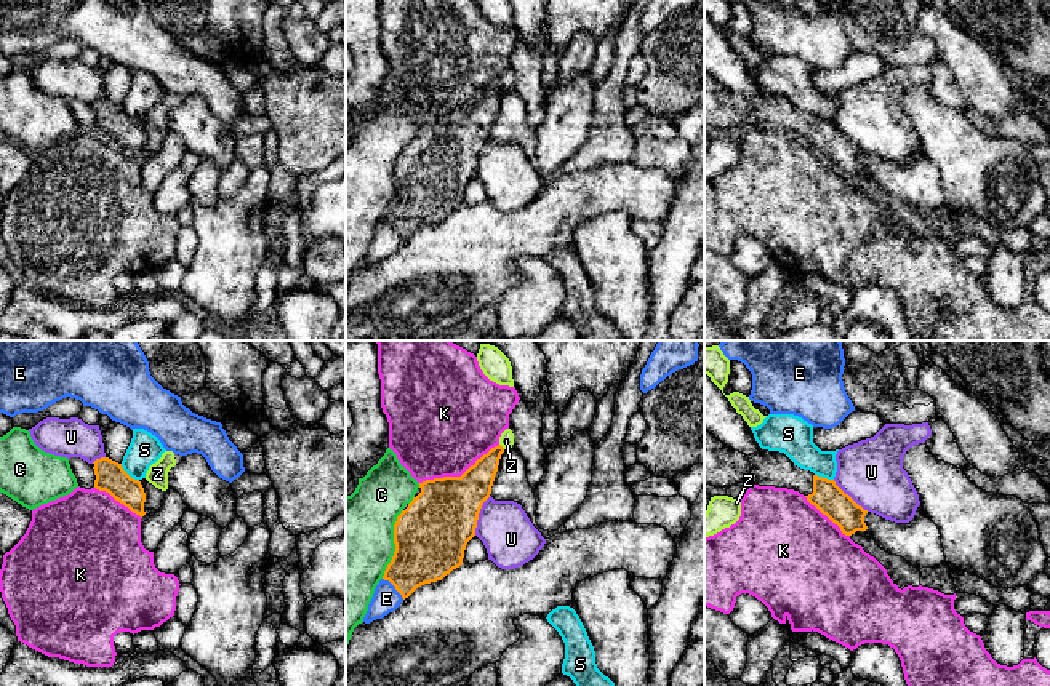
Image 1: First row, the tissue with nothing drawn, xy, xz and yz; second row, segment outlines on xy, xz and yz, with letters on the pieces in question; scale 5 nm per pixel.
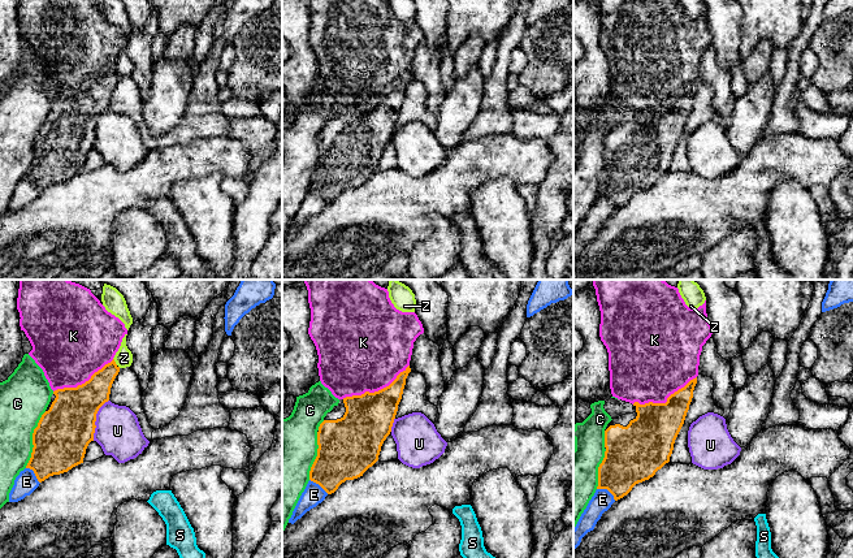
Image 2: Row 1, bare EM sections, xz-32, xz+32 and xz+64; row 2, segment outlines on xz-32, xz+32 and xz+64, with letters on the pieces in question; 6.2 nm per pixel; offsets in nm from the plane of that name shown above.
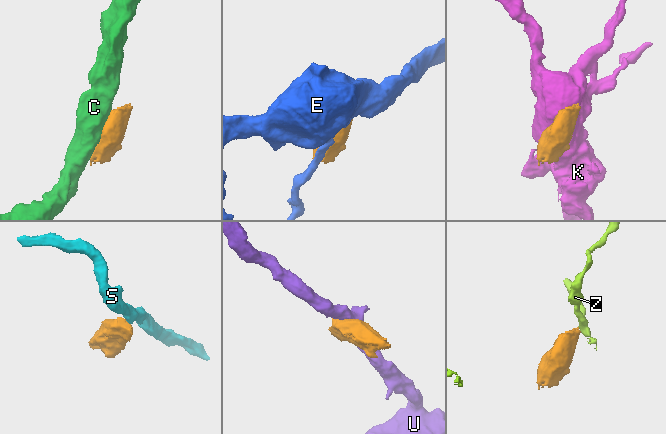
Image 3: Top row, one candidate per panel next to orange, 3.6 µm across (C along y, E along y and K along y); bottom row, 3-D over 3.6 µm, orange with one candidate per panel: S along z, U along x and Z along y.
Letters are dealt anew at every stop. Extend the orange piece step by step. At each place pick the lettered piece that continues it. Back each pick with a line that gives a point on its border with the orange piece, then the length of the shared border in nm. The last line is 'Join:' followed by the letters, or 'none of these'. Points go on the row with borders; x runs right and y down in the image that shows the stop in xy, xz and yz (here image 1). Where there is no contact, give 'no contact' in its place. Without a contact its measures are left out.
Join: none of these

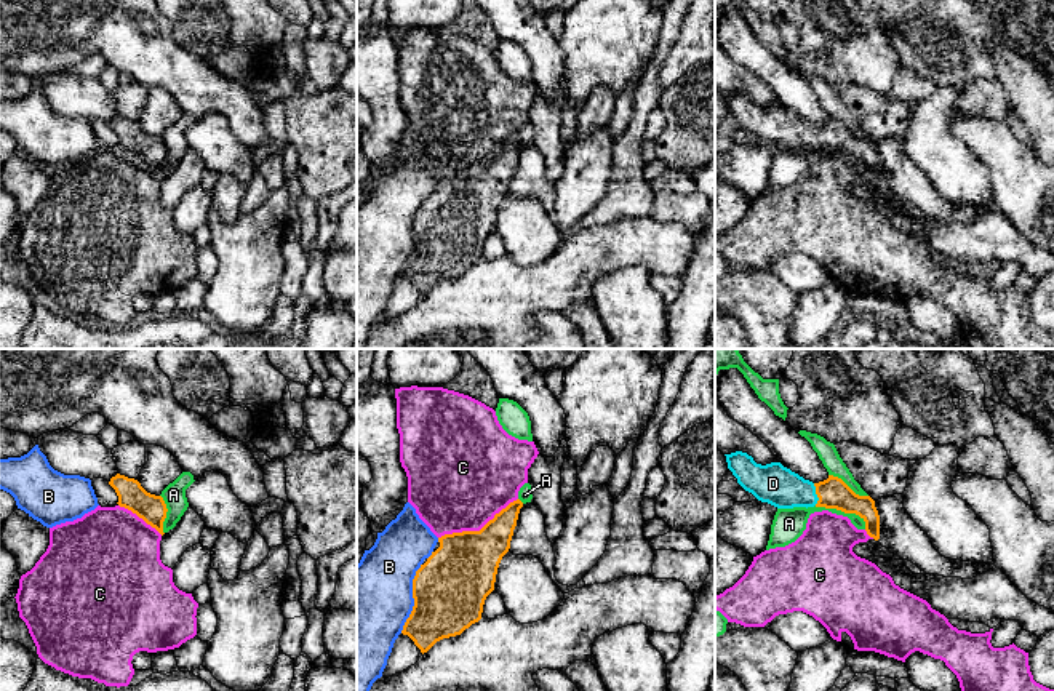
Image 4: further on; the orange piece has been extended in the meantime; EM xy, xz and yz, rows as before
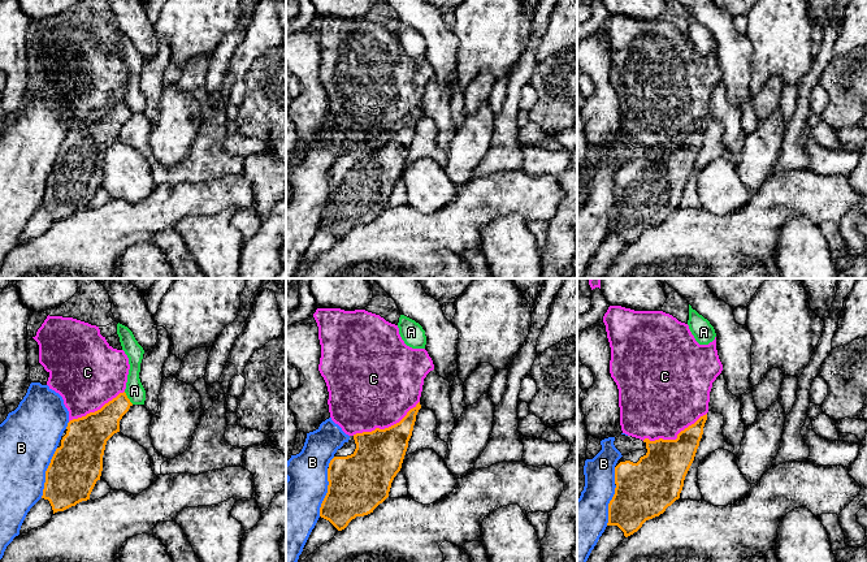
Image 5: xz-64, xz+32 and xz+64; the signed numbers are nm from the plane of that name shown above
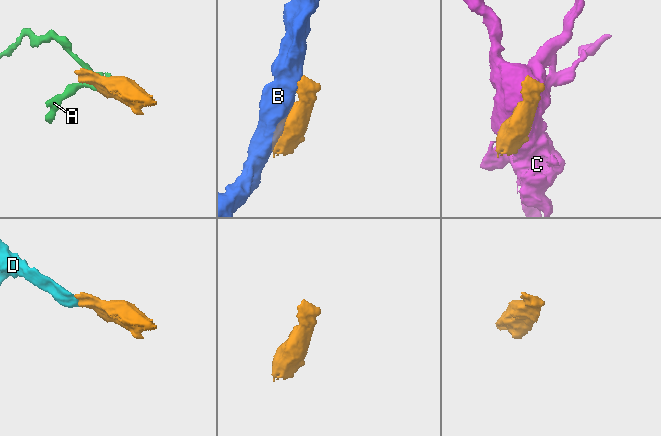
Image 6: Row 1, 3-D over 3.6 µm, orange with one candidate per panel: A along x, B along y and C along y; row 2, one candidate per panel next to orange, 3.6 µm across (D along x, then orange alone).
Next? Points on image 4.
D: contact yz (816, 493); length 110 nm
Join: D

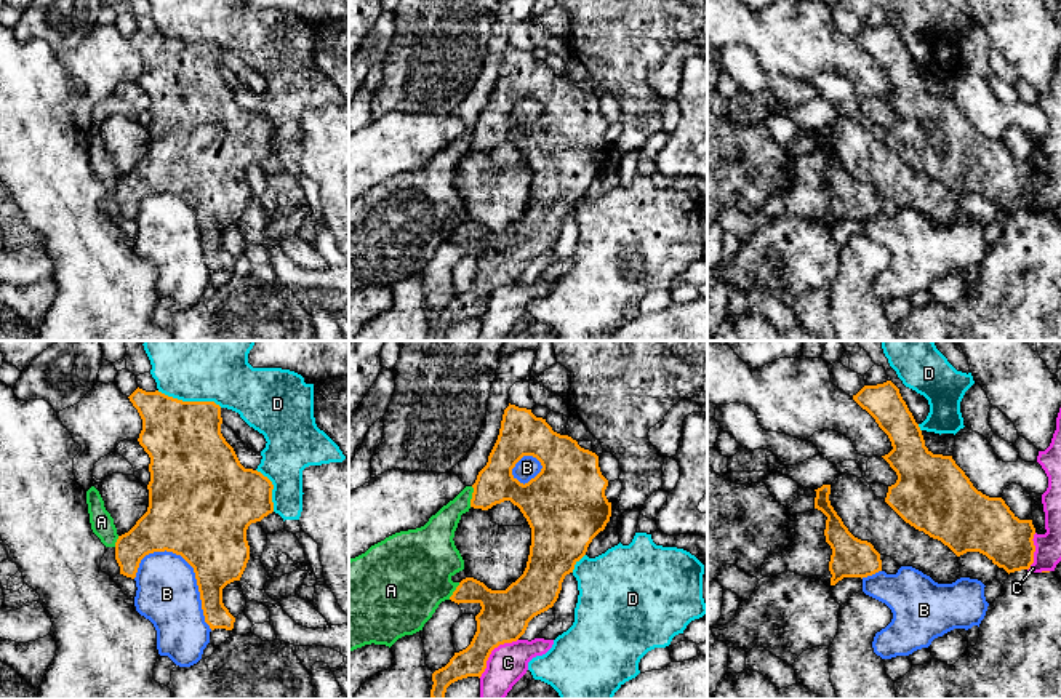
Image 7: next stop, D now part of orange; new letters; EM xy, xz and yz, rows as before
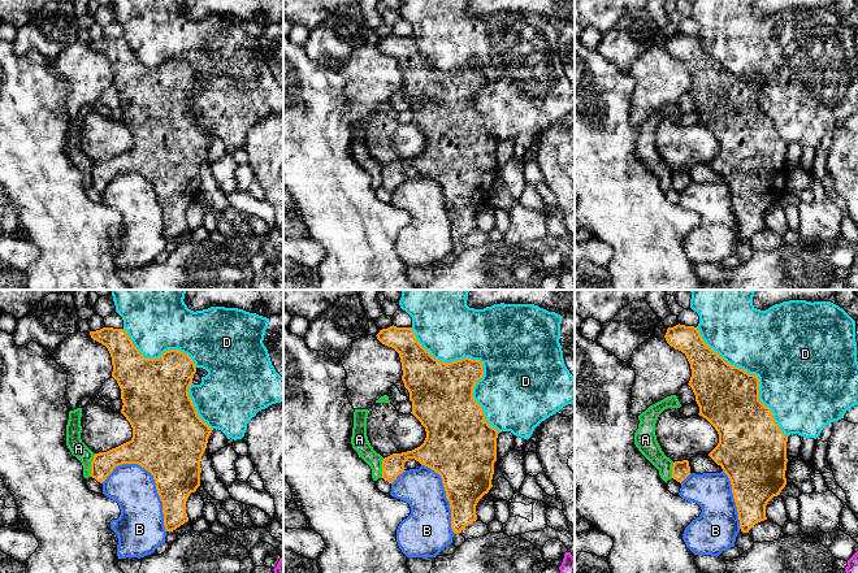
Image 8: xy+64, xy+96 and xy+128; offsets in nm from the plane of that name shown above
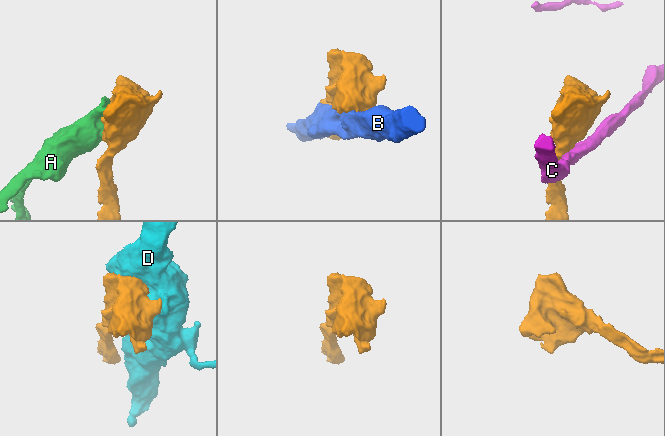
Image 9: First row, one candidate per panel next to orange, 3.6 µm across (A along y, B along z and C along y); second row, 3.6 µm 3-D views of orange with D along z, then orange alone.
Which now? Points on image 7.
Join: none of these

